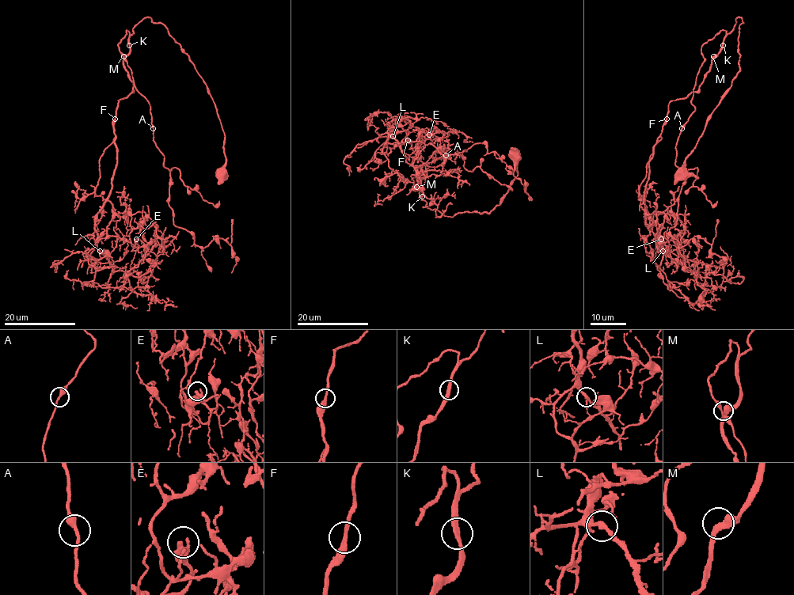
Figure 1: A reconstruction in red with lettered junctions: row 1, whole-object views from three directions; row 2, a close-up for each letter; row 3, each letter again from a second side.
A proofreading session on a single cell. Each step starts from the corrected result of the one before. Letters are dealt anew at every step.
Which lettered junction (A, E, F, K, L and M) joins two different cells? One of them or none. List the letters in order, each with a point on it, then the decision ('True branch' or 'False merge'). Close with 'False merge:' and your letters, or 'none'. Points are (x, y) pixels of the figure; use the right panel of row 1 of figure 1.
A: Place: (681, 128). True branch
E: Place: (661, 239). True branch
F: Place: (666, 119). True branch
K: Place: (723, 45). True branch
L: Place: (662, 251). True branch
M: Place: (713, 56). True branch
False merge: none

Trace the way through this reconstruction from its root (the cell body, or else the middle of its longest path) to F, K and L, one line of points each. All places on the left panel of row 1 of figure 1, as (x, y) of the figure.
F: (222, 174), (224, 133), (208, 89), (150, 17), (129, 38), (123, 68), (133, 90), (115, 119)
K: (222, 174), (224, 133), (208, 89), (189, 57), (167, 28), (150, 17), (132, 29), (129, 44)
L: (222, 174), (208, 89), (146, 17), (123, 58), (133, 90), (118, 100), (100, 251)

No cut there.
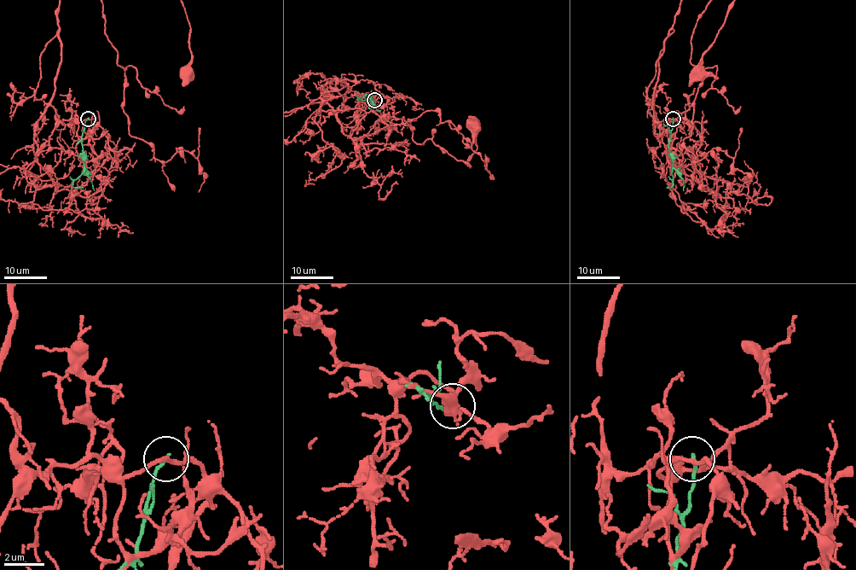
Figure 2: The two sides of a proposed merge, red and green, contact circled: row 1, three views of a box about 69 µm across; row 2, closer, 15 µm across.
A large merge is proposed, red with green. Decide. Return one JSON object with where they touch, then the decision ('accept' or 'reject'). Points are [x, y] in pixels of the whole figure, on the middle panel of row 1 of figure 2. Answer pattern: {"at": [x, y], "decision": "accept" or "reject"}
{"at": [374, 100], "decision": "reject"}

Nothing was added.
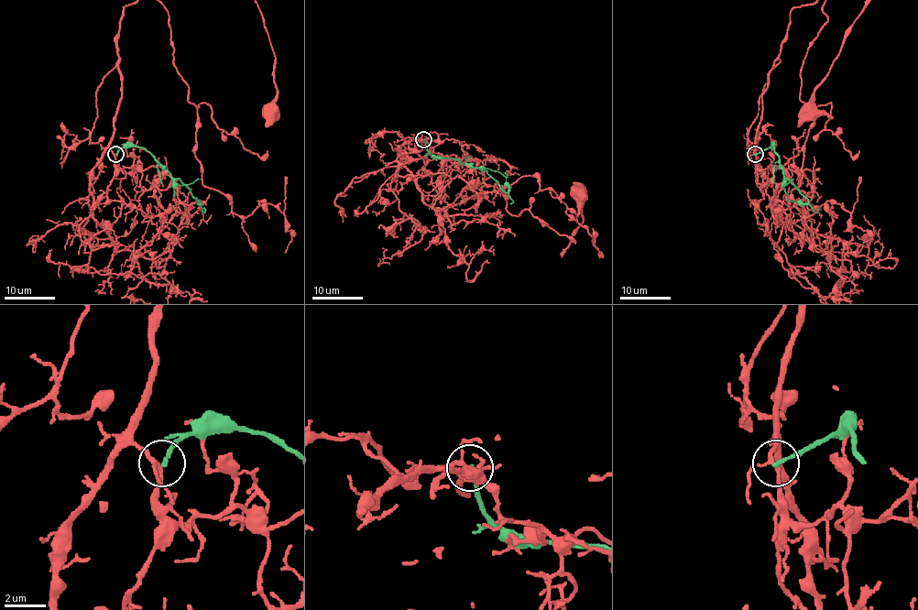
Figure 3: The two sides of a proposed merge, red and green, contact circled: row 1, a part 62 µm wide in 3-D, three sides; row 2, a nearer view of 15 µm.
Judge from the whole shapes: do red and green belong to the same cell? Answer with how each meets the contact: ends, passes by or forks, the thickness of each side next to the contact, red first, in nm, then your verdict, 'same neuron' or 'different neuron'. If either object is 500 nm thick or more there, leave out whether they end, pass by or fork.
red forks; green ends; calibres 150 and 190 nm; different neuron

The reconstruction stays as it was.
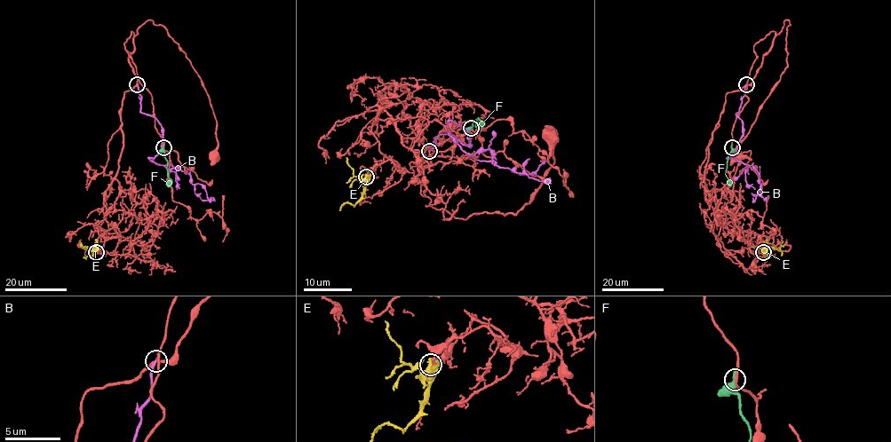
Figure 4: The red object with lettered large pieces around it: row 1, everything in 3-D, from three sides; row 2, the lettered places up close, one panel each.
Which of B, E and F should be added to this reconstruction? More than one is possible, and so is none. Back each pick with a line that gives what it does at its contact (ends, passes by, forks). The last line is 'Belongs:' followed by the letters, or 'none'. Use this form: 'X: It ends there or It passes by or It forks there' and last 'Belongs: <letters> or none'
Belongs: none

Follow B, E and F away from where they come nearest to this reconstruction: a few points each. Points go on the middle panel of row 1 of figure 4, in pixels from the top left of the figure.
B: (429, 150), (440, 135), (470, 144), (469, 133), (456, 122), (448, 123), (448, 133), (476, 160), (552, 183)
E: (366, 177), (361, 197), (354, 205), (345, 203), (339, 207)
F: (470, 129), (478, 119), (481, 122), (479, 125)

